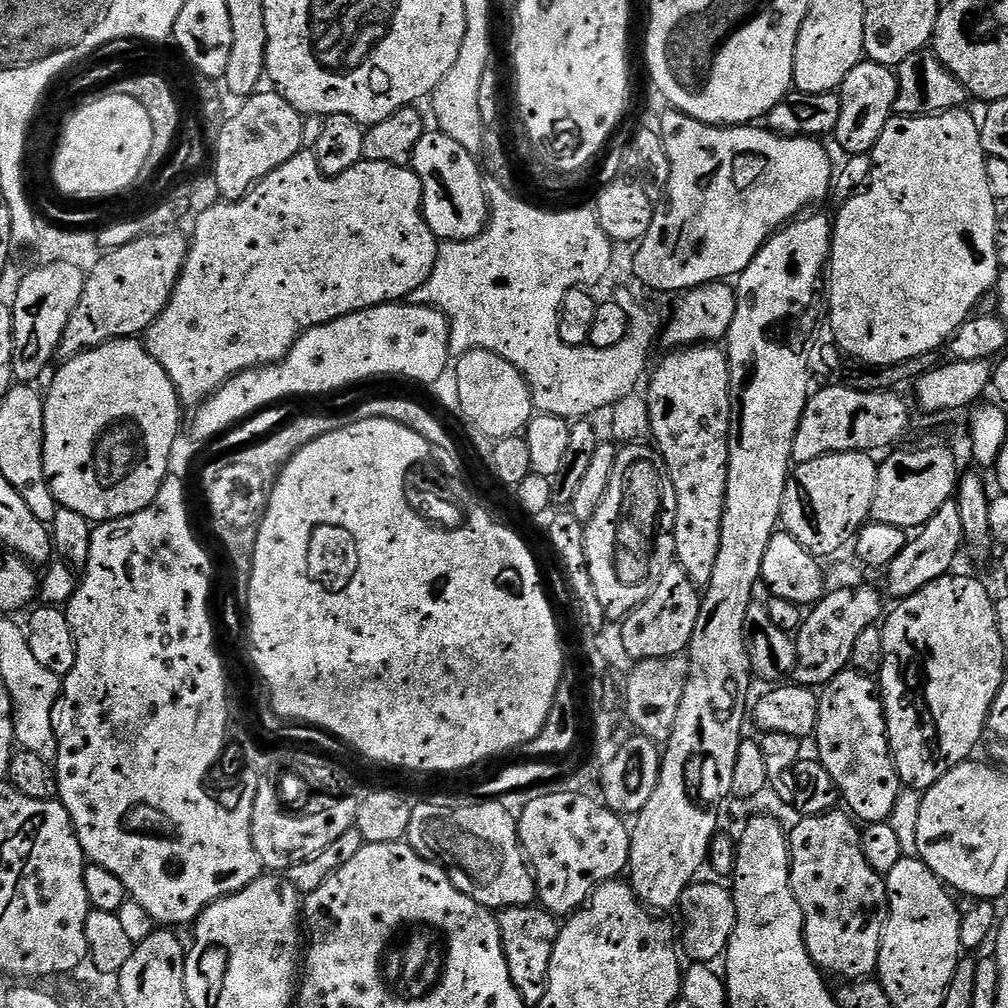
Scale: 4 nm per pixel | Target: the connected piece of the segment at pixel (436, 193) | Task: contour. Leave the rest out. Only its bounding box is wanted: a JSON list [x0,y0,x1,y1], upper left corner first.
[410,131,490,241]

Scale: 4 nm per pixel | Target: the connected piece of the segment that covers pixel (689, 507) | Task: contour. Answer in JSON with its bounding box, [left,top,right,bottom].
[646,343,732,586]

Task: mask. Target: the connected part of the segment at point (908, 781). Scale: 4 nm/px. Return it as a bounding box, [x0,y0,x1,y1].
[878,574,1006,790]

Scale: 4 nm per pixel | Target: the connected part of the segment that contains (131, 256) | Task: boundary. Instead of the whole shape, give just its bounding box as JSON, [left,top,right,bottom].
[60,230,190,357]

